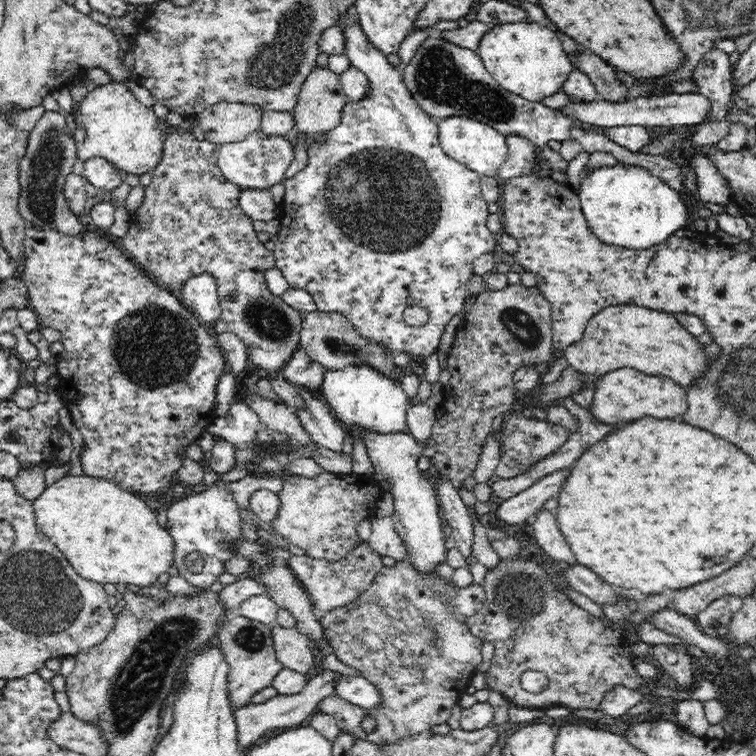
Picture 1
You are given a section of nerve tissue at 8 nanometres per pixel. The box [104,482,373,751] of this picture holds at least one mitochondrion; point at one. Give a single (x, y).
(143, 680)

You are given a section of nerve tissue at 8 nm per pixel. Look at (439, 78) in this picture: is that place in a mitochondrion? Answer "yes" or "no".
yes

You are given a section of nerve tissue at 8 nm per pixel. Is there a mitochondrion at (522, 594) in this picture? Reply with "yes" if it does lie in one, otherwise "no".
yes

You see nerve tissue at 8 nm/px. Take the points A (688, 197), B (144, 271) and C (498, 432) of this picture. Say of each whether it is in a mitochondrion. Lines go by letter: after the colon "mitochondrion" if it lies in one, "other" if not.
A: other
B: other
C: other

